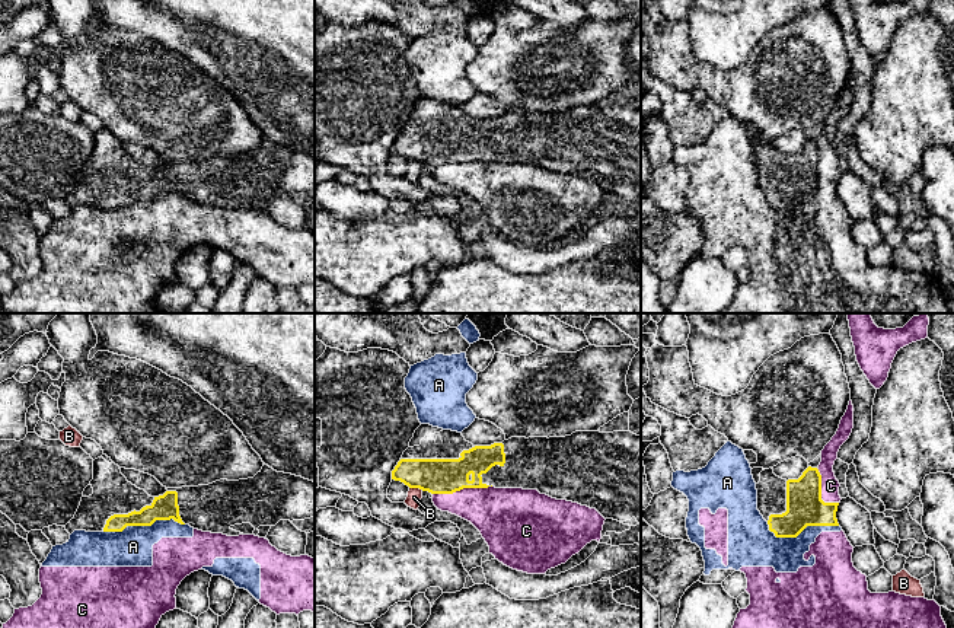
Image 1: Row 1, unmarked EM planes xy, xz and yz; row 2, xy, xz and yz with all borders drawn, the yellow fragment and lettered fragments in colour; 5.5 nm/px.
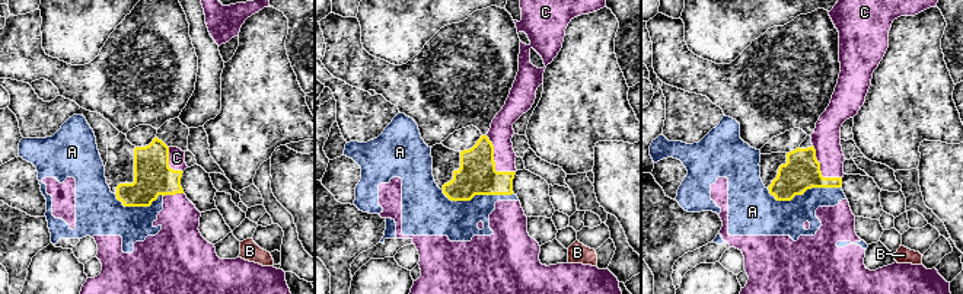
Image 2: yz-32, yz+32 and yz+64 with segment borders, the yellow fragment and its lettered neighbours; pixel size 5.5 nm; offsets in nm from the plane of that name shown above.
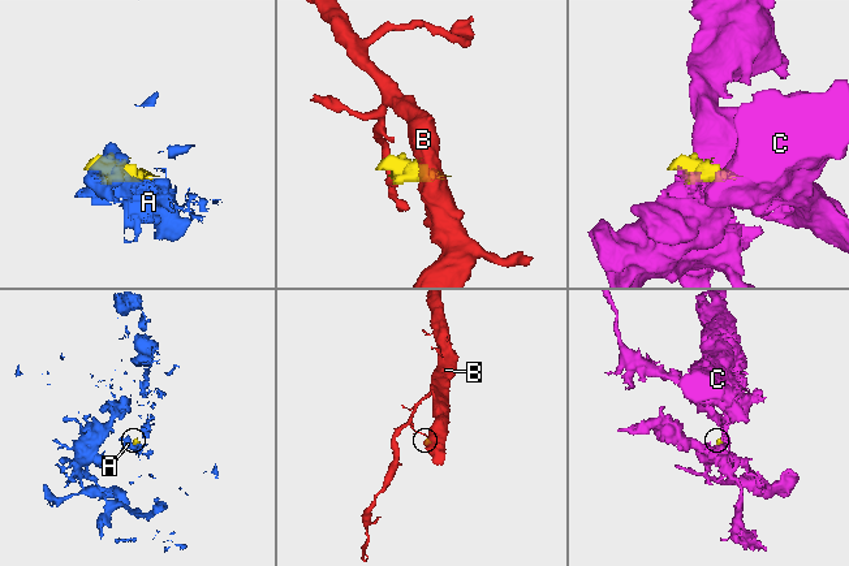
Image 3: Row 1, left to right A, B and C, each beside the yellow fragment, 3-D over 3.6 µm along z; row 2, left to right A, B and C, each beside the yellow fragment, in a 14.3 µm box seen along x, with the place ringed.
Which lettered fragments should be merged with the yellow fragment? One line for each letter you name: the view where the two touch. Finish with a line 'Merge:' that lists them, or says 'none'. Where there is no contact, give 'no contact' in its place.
Merge: none

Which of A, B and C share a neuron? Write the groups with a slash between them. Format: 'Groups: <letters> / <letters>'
Groups: A C / B

